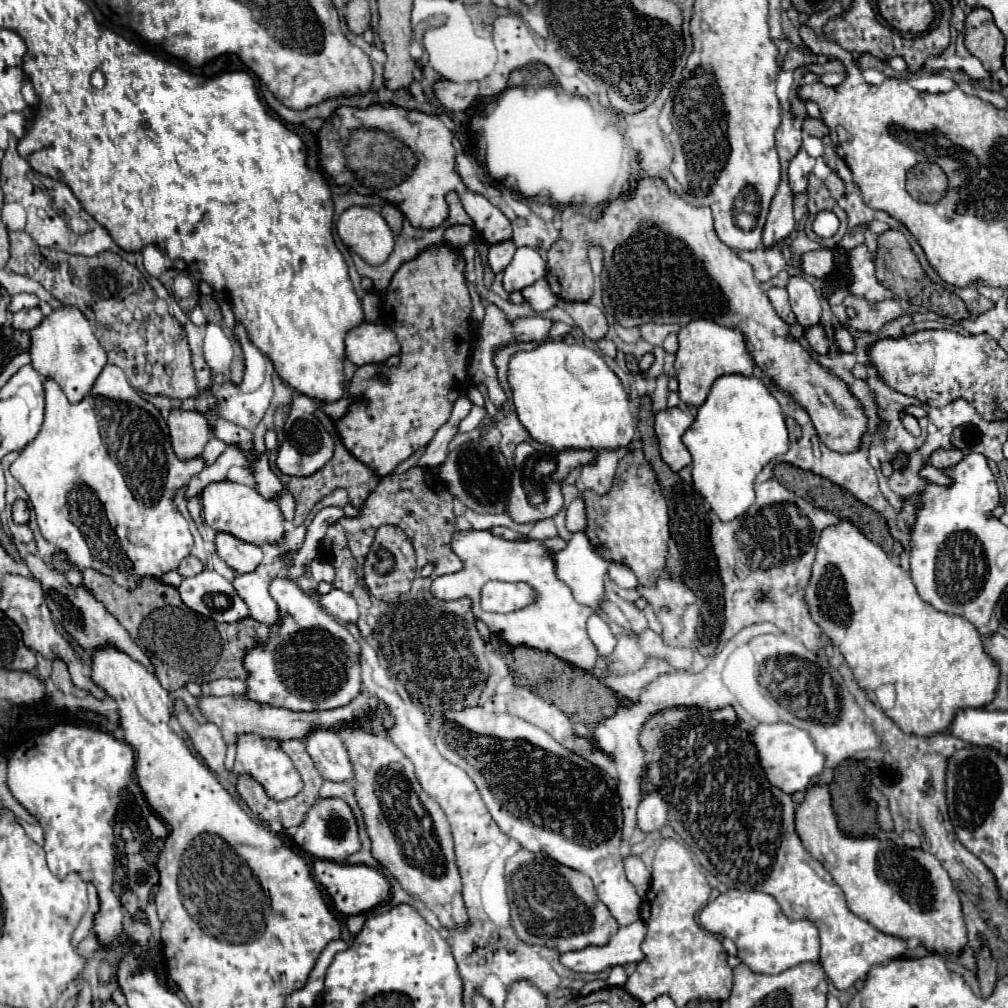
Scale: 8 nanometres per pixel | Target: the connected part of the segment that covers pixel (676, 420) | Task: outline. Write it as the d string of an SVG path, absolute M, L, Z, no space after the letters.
M667 408L655 414L655 432L663 460L673 472L691 464L691 454L683 444L683 434L693 424L693 416L679 408Z

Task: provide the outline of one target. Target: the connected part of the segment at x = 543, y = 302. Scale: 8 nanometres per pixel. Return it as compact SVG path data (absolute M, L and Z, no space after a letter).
M541 278L541 280L537 280L535 284L523 288L521 294L523 294L523 298L533 306L533 310L537 310L537 312L549 310L549 308L555 306L555 302L557 302L557 296L551 292L551 288L549 288L549 284L547 284L545 278Z

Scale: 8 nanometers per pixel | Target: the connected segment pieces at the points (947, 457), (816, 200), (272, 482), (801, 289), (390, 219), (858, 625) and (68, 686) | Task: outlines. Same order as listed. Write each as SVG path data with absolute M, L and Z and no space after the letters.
M953 448L953 450L939 450L939 452L935 452L931 456L931 464L935 468L943 470L943 468L951 468L951 466L959 464L963 458L965 458L965 452L957 450L957 448Z
M811 174L811 176L809 176L807 196L809 196L809 200L807 200L809 216L807 216L805 232L807 232L807 236L809 236L811 240L813 240L813 230L809 228L809 224L811 224L813 216L815 216L819 210L831 210L831 212L835 212L835 214L839 216L839 220L841 220L841 228L839 228L839 232L837 232L833 238L829 238L829 240L825 240L825 238L821 238L821 240L819 240L819 244L833 248L833 246L835 246L835 242L841 242L841 238L847 234L847 214L845 214L845 210L843 210L843 208L839 208L839 204L831 198L831 194L829 194L827 186L825 186L825 184L815 176L815 174Z
M265 454L255 458L255 476L253 476L253 480L255 480L255 484L257 484L263 498L279 500L279 494L283 492L283 484L273 474L273 470L269 468L269 462L267 462Z
M791 276L787 284L789 302L801 326L817 324L821 318L821 302L815 288L803 276Z
M387 202L387 204L383 206L383 210L381 210L381 216L387 220L389 228L391 228L395 234L401 232L401 220L403 220L403 216L401 216L401 212L399 212L393 204Z
M849 520L827 526L817 544L813 574L805 590L805 602L813 622L831 638L845 656L857 684L875 700L875 690L883 684L893 684L897 692L895 706L887 716L907 734L931 736L945 732L959 708L983 708L995 698L999 668L985 654L977 628L961 616L937 612L915 590L915 584L899 565L900 555L887 554L871 542Z
M55 660L55 662L53 662L51 680L53 680L53 682L55 682L55 686L57 686L61 692L65 692L65 694L73 694L73 696L77 696L77 698L87 696L87 692L85 692L85 690L79 690L79 688L75 688L75 686L73 686L71 676L69 676L69 672L67 672L67 664L65 664L63 660Z

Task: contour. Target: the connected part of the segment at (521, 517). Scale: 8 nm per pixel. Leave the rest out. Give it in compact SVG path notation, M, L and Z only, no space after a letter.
M523 442L515 448L513 472L511 472L511 492L507 496L507 514L517 524L535 524L545 518L553 518L561 508L561 482L577 466L583 466L595 458L595 452L563 450L563 452L539 452L531 444Z

